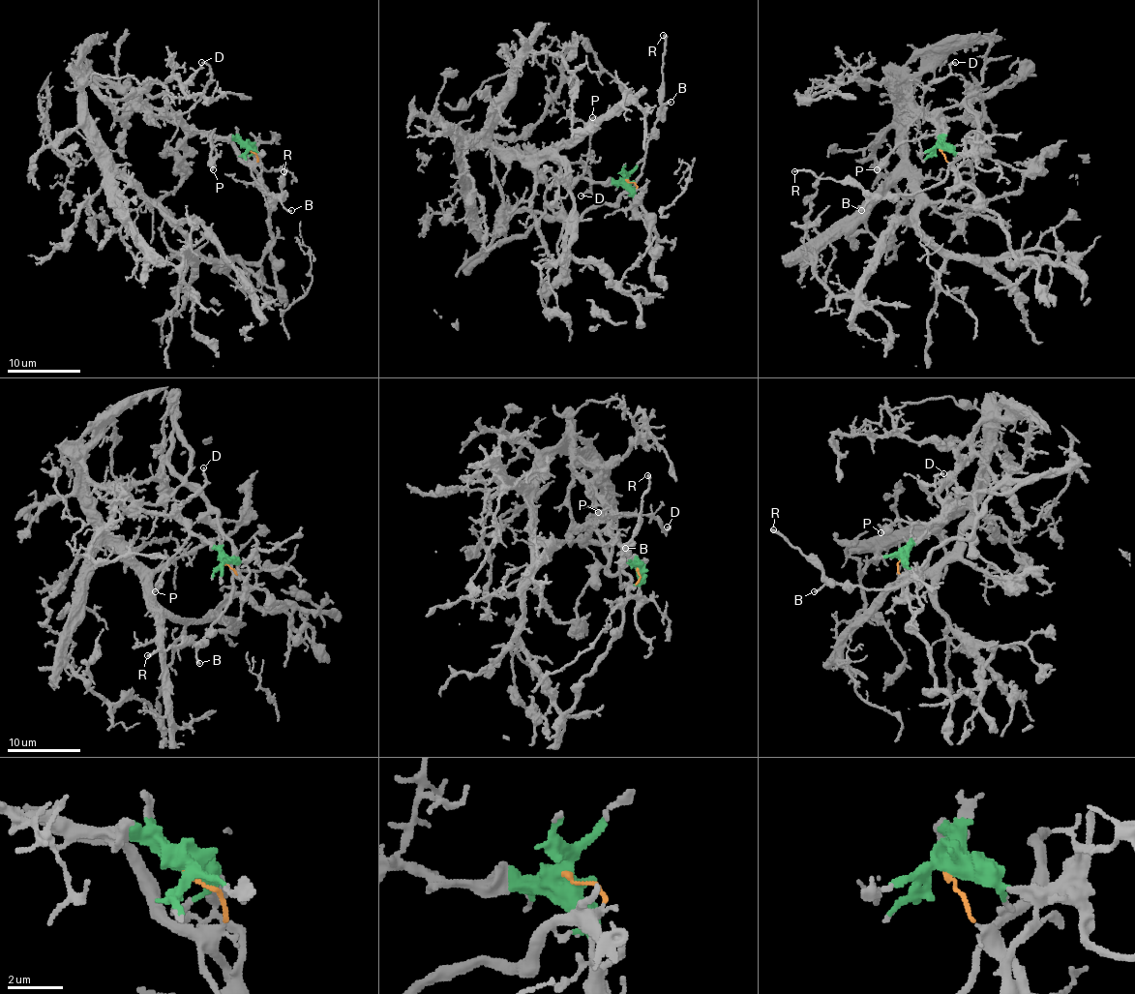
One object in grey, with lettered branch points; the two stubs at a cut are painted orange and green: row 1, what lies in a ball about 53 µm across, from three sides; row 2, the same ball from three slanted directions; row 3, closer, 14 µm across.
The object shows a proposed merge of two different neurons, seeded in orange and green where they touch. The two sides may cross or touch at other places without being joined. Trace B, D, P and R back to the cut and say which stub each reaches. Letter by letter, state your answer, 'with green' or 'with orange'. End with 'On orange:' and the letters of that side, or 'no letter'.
B: with orange
D: with green
P: with green
R: with orange
On orange: B, R

